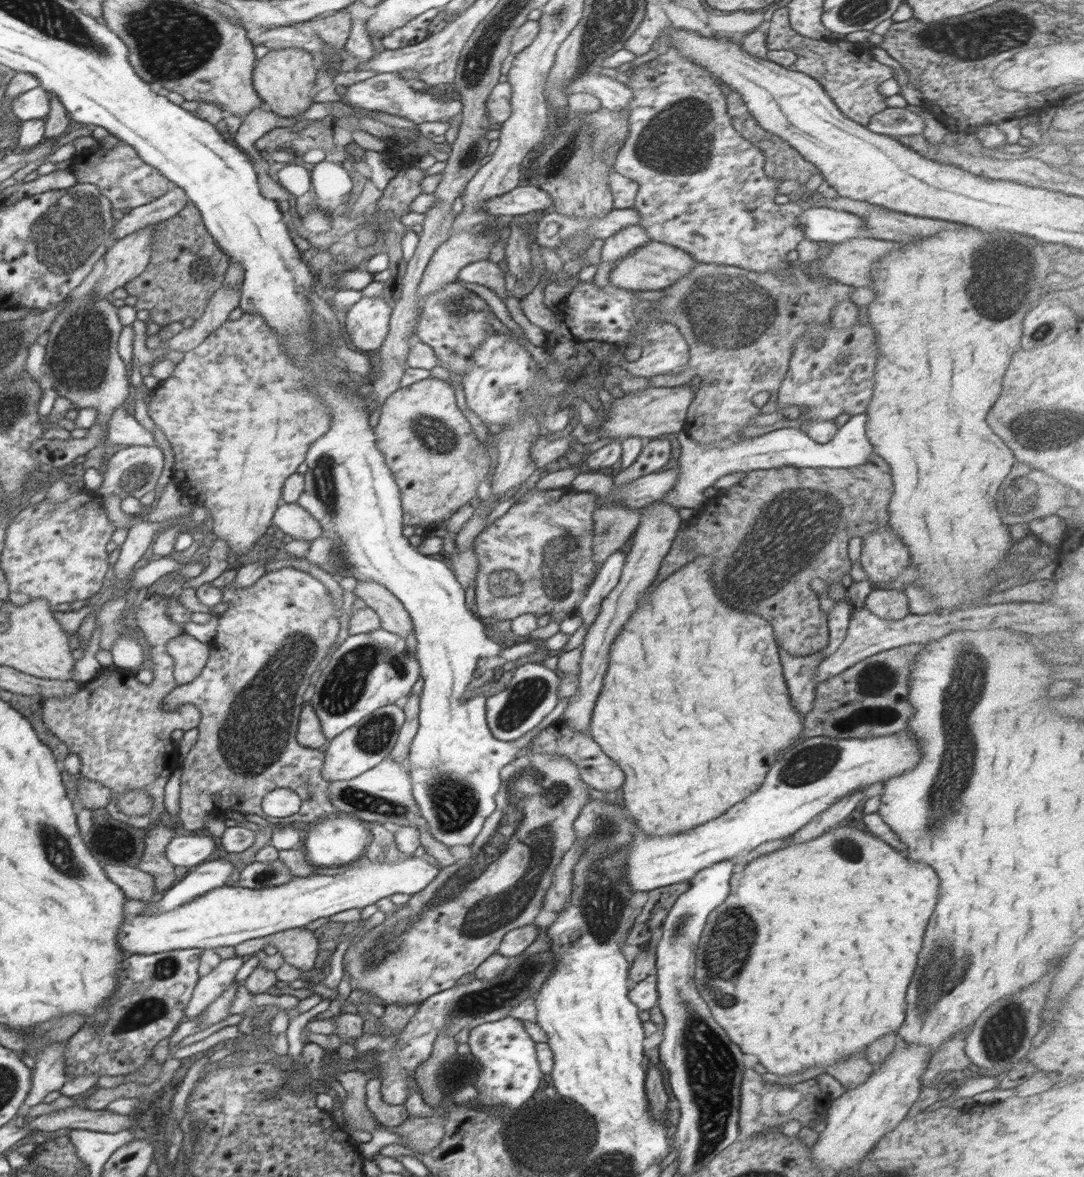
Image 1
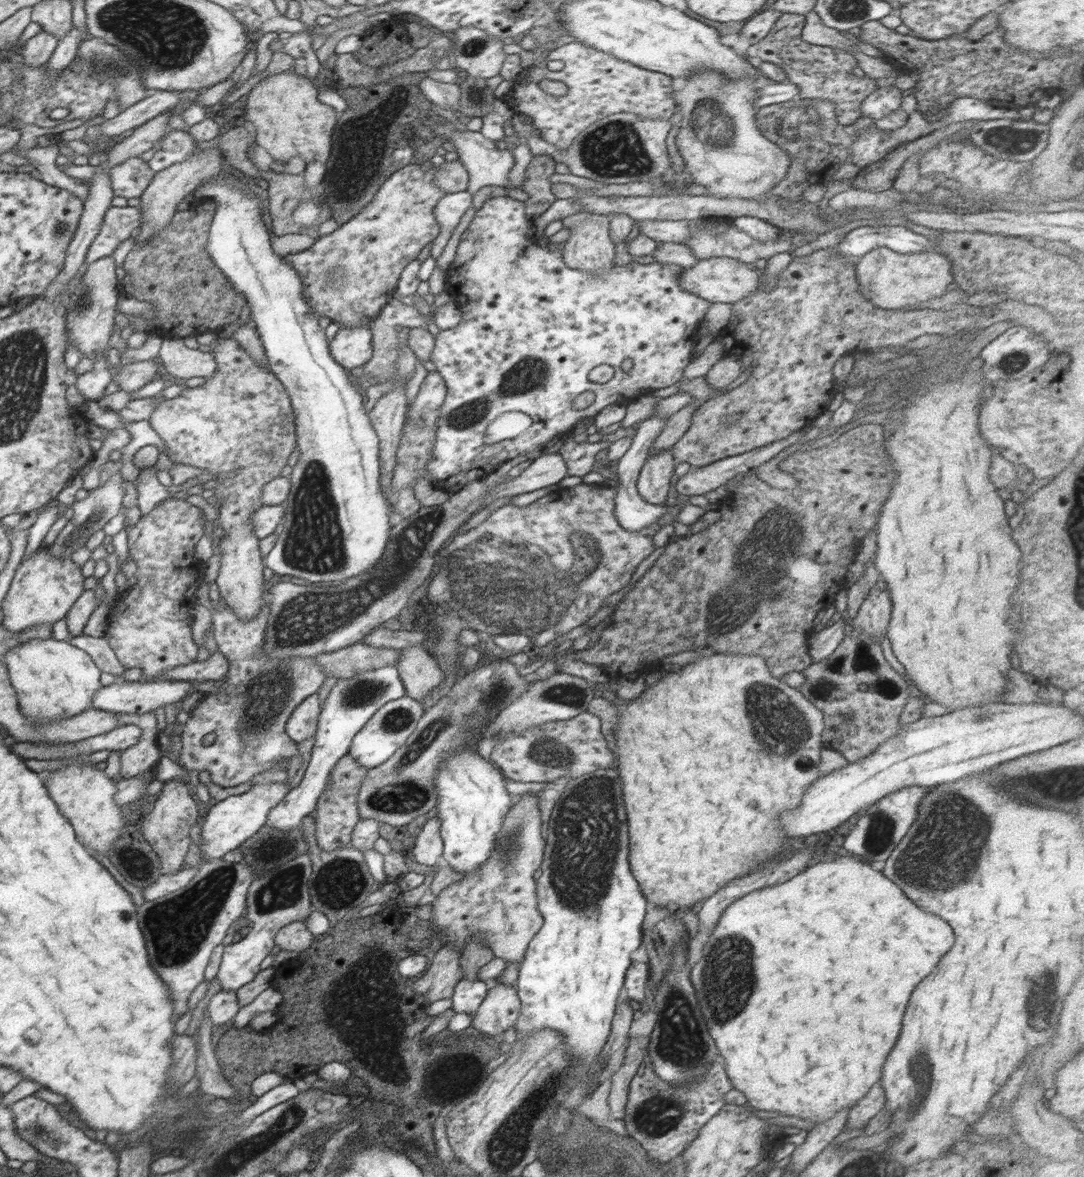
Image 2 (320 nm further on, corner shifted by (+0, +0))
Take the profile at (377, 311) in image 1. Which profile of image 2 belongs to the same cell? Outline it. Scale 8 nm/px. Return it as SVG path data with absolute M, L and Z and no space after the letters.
M368 324L340 329L329 342L332 358L346 369L366 364L373 355L373 334Z

